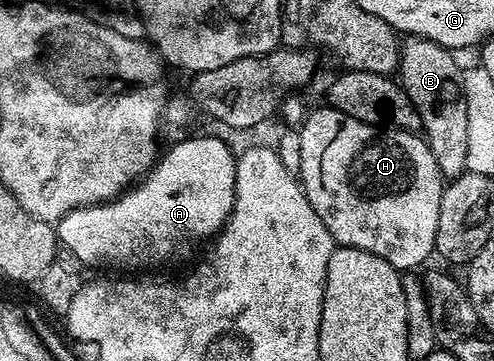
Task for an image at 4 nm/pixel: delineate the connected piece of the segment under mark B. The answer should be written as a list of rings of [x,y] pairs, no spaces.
[[[414,38],[407,46],[400,50],[400,85],[402,91],[414,105],[414,111],[422,121],[421,131],[424,133],[427,144],[432,148],[432,156],[436,156],[436,164],[440,168],[443,179],[453,180],[461,174],[467,173],[468,164],[468,104],[463,90],[463,67],[458,67],[458,62],[453,53],[446,47],[430,42],[427,38]]]

